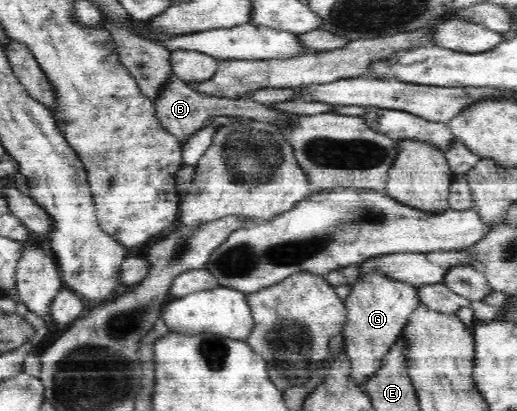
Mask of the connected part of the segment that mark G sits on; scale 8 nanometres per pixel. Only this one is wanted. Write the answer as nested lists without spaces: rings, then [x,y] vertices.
[[[371,271],[353,282],[351,294],[344,300],[348,309],[343,332],[345,353],[351,358],[351,381],[363,385],[381,366],[386,352],[401,338],[411,314],[421,306],[419,286],[389,277],[383,271]]]

